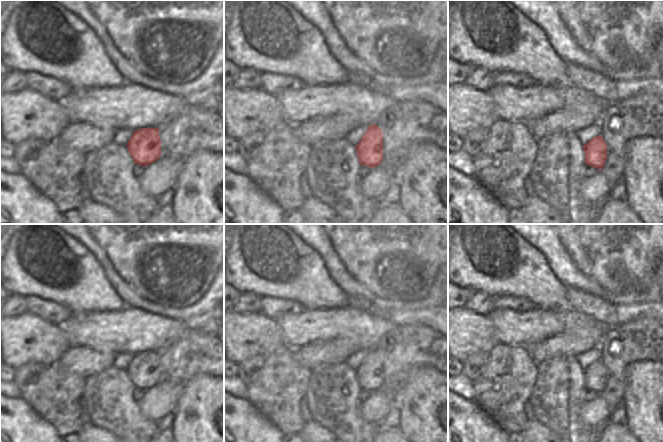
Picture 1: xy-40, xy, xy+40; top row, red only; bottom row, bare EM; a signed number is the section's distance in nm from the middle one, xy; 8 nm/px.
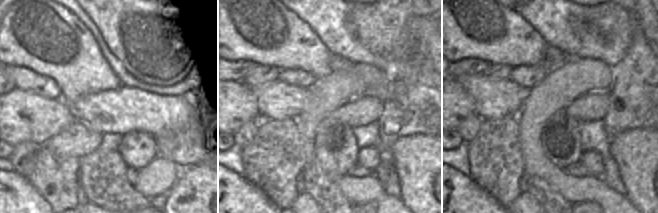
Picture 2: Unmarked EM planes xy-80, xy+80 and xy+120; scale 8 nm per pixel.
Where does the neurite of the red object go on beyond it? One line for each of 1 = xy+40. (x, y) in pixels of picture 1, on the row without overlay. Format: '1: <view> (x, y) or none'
1: none

